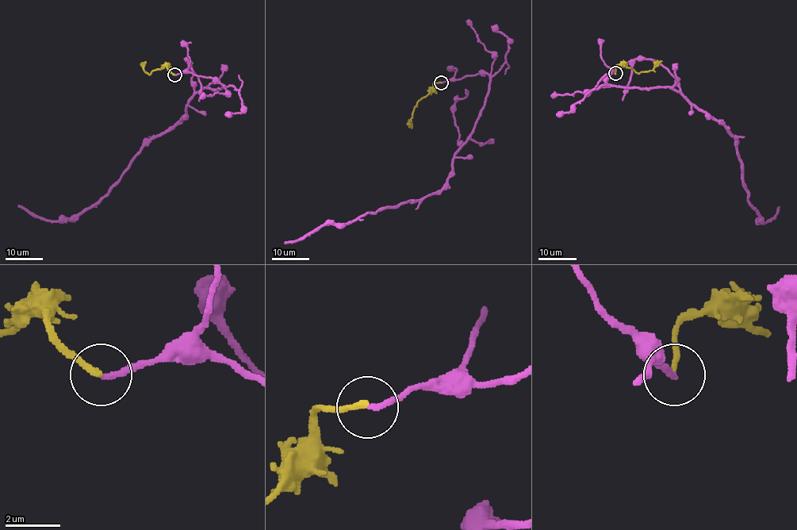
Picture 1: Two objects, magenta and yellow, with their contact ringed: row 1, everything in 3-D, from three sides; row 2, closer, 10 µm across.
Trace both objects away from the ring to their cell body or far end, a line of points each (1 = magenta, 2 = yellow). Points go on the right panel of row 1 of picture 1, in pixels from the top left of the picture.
1: (615, 74), (607, 76), (609, 85), (673, 87), (718, 120), (734, 138), (741, 182), (760, 221), (779, 207)
2: (615, 74), (615, 67), (618, 65), (624, 65), (637, 73), (651, 71), (660, 60)

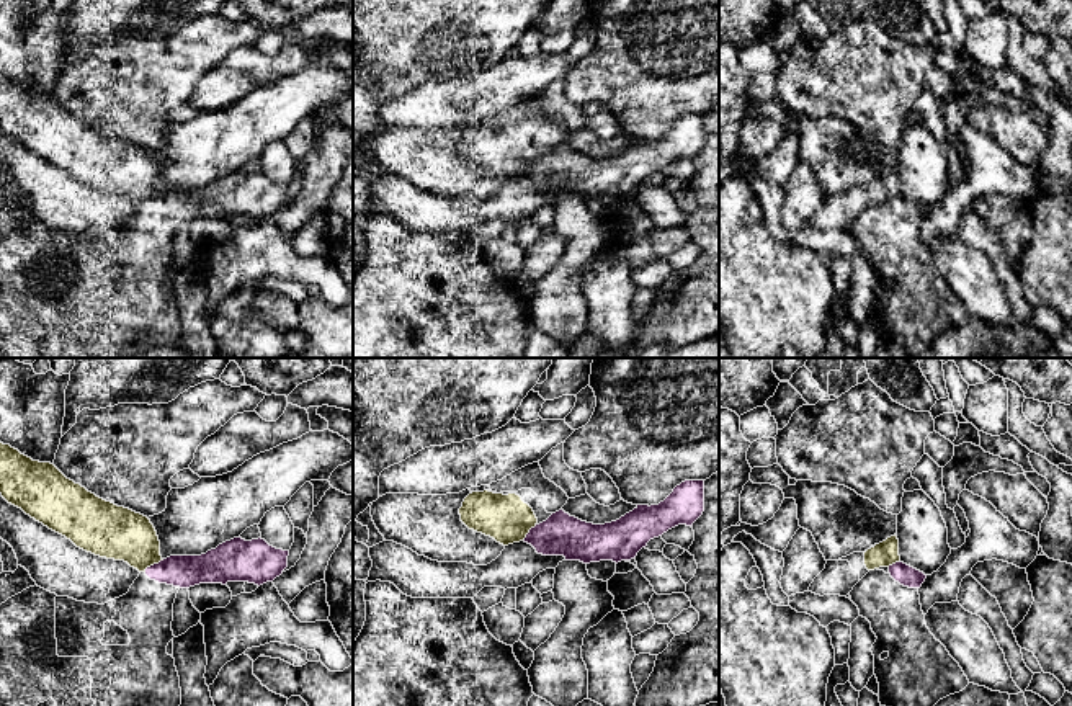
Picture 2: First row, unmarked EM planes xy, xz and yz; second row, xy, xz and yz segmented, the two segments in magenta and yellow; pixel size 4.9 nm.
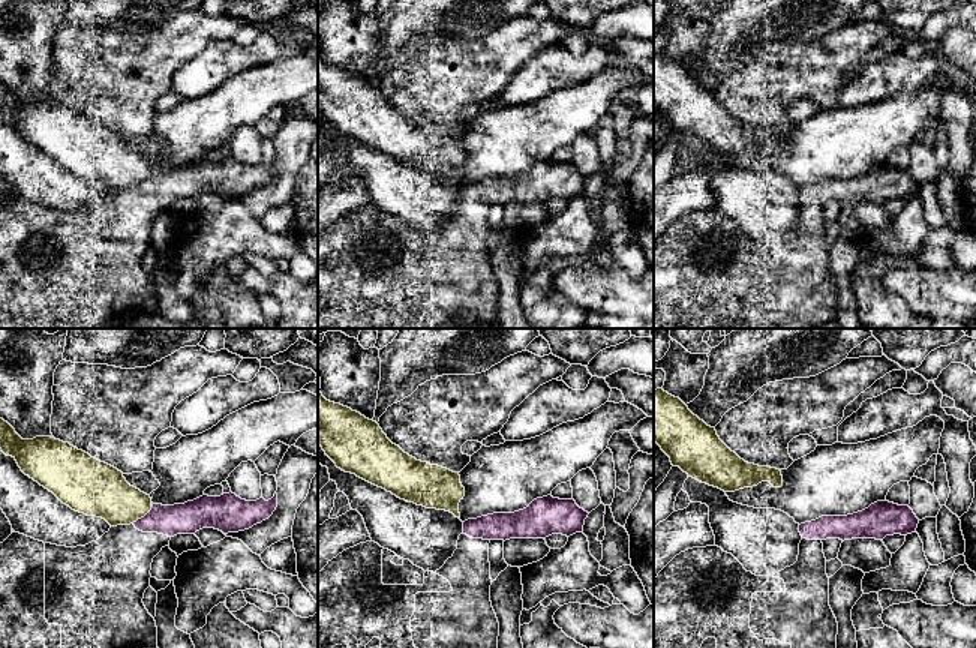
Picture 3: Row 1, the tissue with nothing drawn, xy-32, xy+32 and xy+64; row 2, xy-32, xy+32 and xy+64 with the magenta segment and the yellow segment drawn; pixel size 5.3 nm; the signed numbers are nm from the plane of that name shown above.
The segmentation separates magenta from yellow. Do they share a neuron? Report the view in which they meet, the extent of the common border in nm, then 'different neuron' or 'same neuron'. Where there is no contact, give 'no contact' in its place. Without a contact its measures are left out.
xy | 120 nm | different neuron

